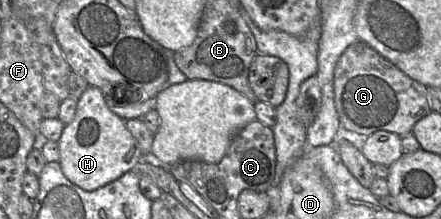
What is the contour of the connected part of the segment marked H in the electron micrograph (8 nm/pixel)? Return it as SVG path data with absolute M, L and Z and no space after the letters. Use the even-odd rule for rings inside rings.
M90 85L78 99L75 117L65 125L58 145L63 174L86 191L96 190L136 169L143 155L125 120L109 109L101 89Z

